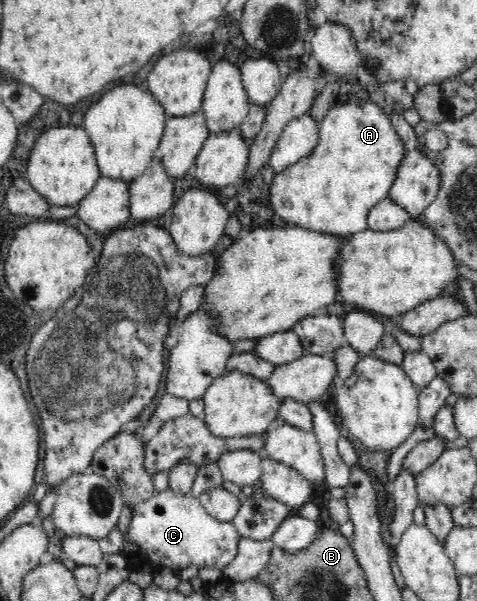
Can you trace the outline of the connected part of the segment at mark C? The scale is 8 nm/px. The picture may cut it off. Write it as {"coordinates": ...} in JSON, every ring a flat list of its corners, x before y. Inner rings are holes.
{"coordinates":[[170,488,161,492,156,491,151,498,135,506,131,514,131,523,125,543,132,542,140,549,140,553,147,554,150,561,149,567,154,573,164,568,183,570,190,566,197,567,197,569,213,567,223,570,237,556,237,550,239,550,237,544,239,544,239,539,243,538,237,533,232,522,223,523,213,518,200,504,200,497,193,497,191,493,173,492]]}

